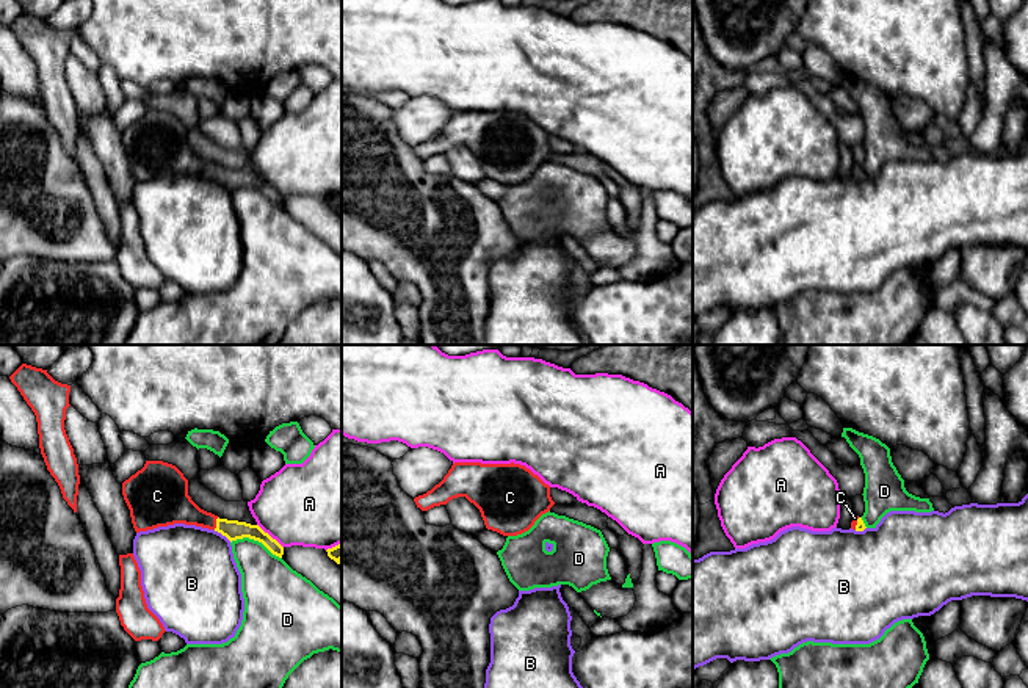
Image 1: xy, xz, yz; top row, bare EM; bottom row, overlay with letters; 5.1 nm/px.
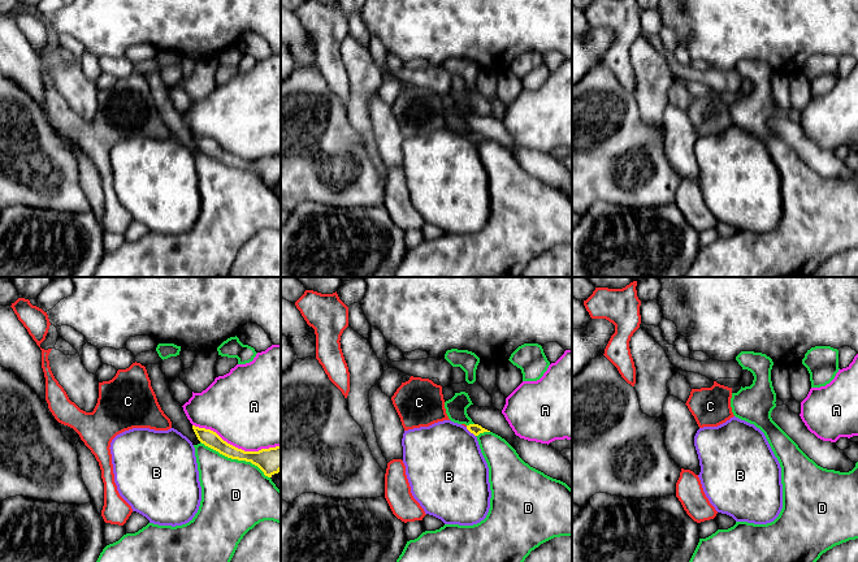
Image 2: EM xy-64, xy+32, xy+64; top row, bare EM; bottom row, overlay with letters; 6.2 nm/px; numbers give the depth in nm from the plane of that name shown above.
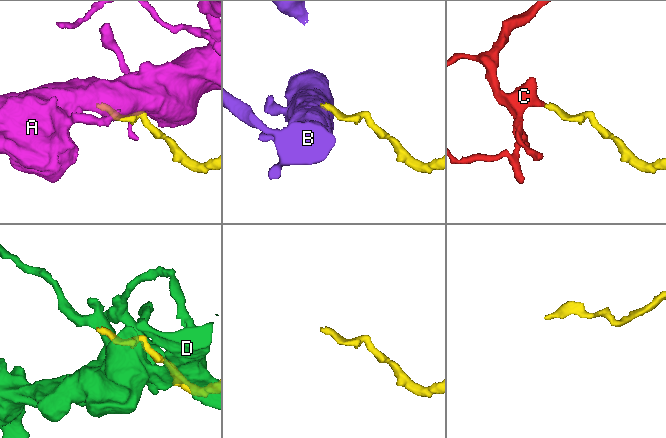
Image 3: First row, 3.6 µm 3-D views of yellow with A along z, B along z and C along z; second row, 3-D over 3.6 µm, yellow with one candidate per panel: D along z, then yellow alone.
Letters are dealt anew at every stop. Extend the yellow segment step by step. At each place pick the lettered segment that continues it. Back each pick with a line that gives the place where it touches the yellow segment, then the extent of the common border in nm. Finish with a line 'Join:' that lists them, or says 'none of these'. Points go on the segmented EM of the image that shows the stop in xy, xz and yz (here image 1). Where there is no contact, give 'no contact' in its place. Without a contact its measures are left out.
C: xy (217, 524) | 70 nm
Join: C

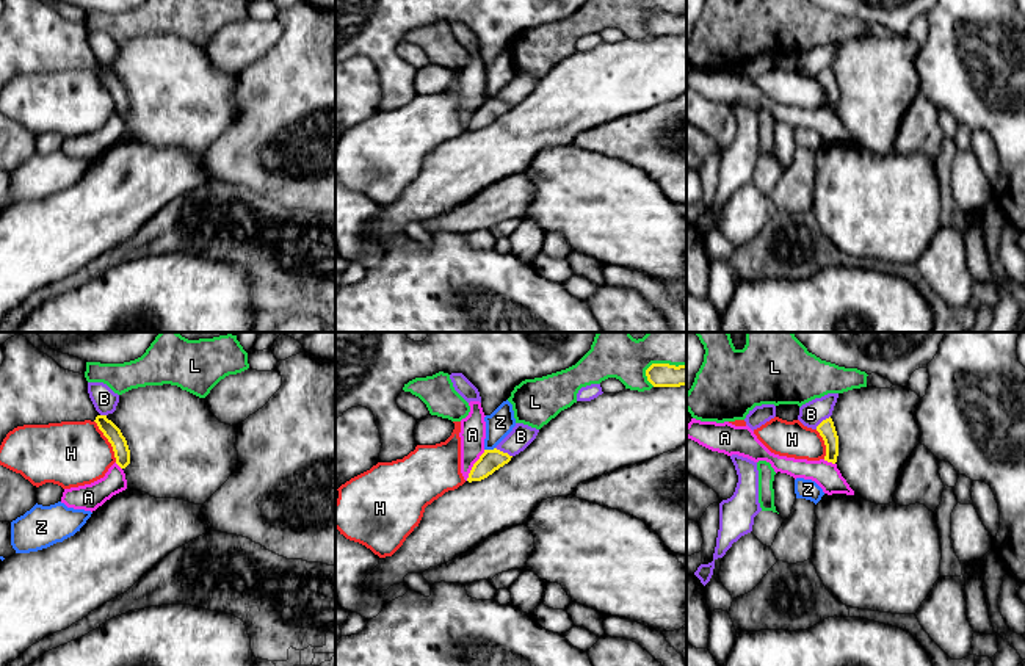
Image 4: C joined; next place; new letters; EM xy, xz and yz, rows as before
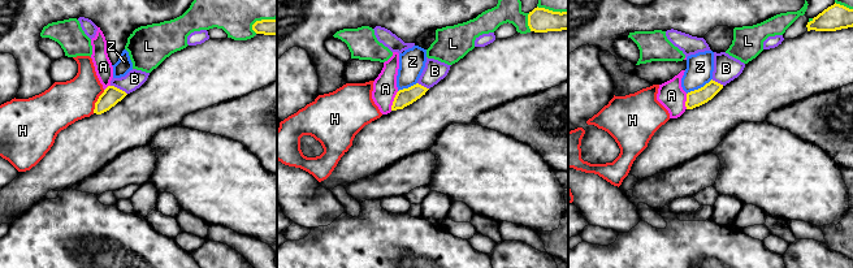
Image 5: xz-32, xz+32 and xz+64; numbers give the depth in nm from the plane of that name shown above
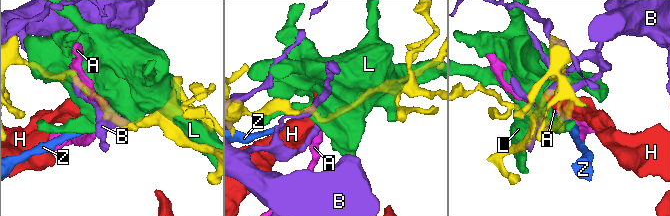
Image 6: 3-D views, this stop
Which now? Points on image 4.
Join: none of these

